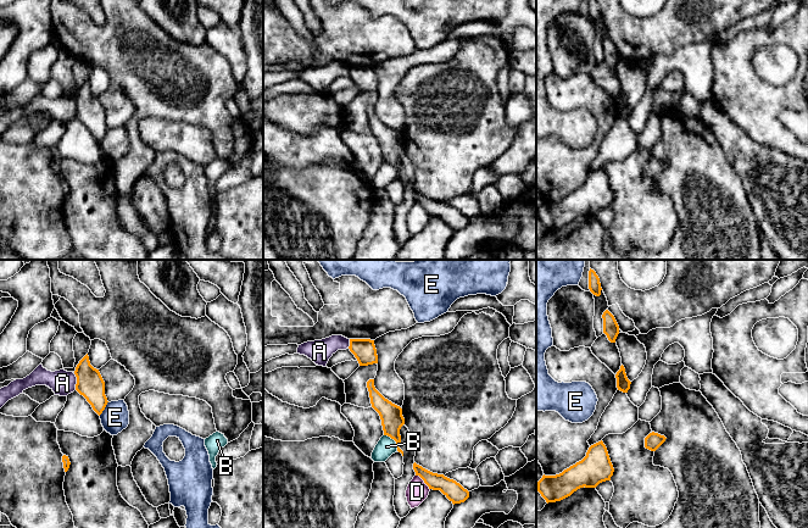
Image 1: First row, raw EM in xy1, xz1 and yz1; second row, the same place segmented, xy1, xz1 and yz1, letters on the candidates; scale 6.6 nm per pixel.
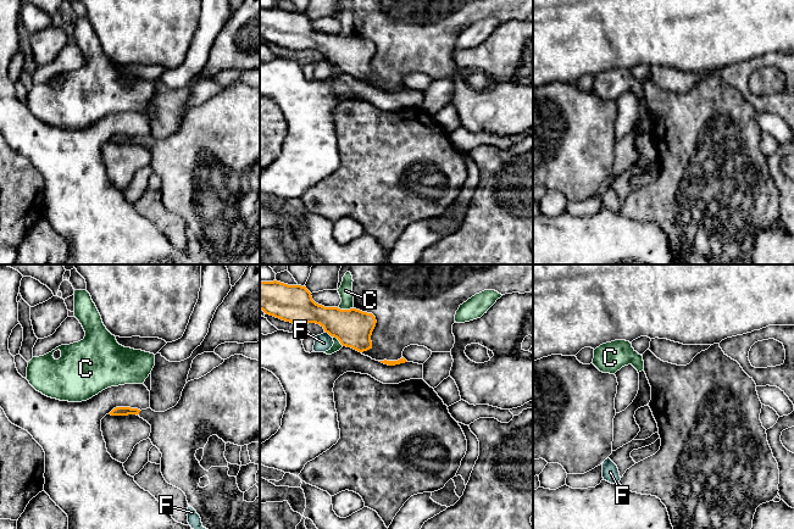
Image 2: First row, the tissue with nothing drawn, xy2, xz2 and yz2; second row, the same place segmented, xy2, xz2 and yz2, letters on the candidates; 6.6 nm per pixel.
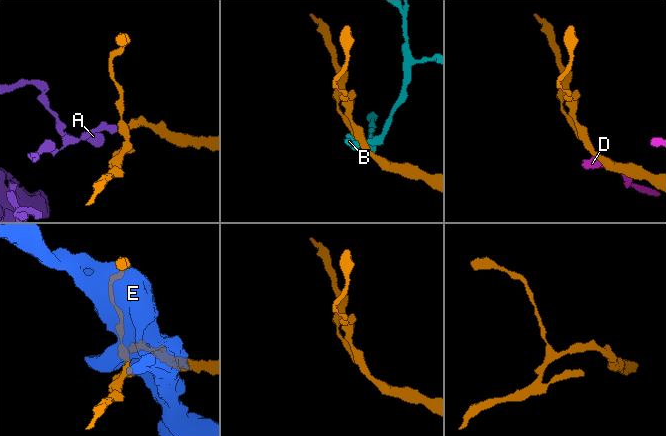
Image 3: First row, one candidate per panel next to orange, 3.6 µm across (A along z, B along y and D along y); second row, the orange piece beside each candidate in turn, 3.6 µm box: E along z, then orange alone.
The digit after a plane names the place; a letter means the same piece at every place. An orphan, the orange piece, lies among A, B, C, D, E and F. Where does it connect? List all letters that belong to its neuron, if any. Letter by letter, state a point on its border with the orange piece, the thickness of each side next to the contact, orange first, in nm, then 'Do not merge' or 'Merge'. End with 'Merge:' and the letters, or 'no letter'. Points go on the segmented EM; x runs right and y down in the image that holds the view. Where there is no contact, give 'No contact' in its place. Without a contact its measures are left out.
A: Touches orange at xy1 (77, 382). Thickness 180 nm (orange) against 160 nm. Do not merge
B: Touches orange at xz1 (394, 439). Thickness 150 nm (orange) against 120 nm. Do not merge
C: Touches orange at xz2 (345, 310). Thickness 240 nm (orange) against 90 nm. Do not merge
D: Touches orange at xz1 (424, 482). Thickness 120 nm (orange) against 150 nm. Do not merge
E: Touches orange at xy1 (104, 409). Thickness 180 nm (orange) against 180 nm. Do not merge
F: Touches orange at xz2 (328, 333). Thickness 240 nm (orange) against 120 nm. Do not merge
Merge: no letter

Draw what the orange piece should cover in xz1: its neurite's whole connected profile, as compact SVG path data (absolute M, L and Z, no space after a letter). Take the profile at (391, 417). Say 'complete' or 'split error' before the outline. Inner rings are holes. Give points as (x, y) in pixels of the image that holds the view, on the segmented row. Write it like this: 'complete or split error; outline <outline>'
complete; outline M374 379L367 382L372 407L379 413L384 435L390 437L397 444L397 451L403 451L399 448L401 444L400 429L405 424L402 408L388 399L385 399L374 387Z

